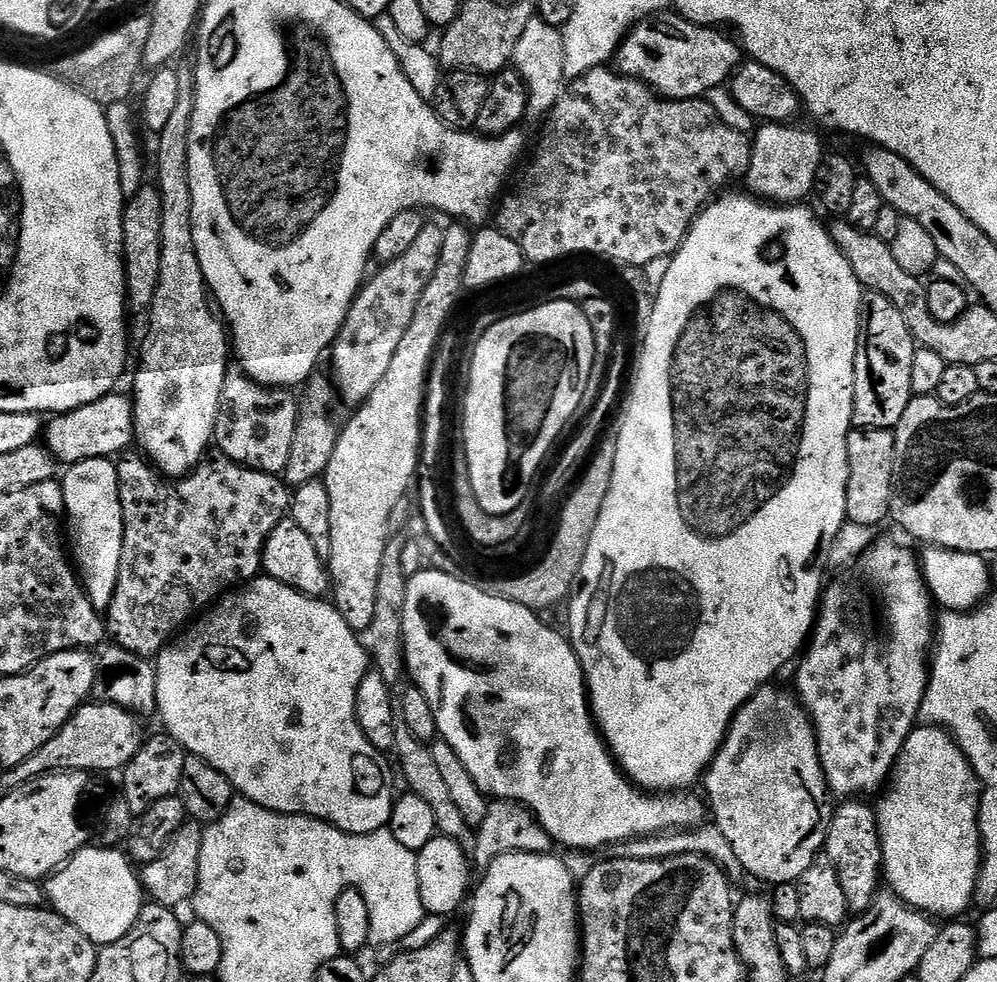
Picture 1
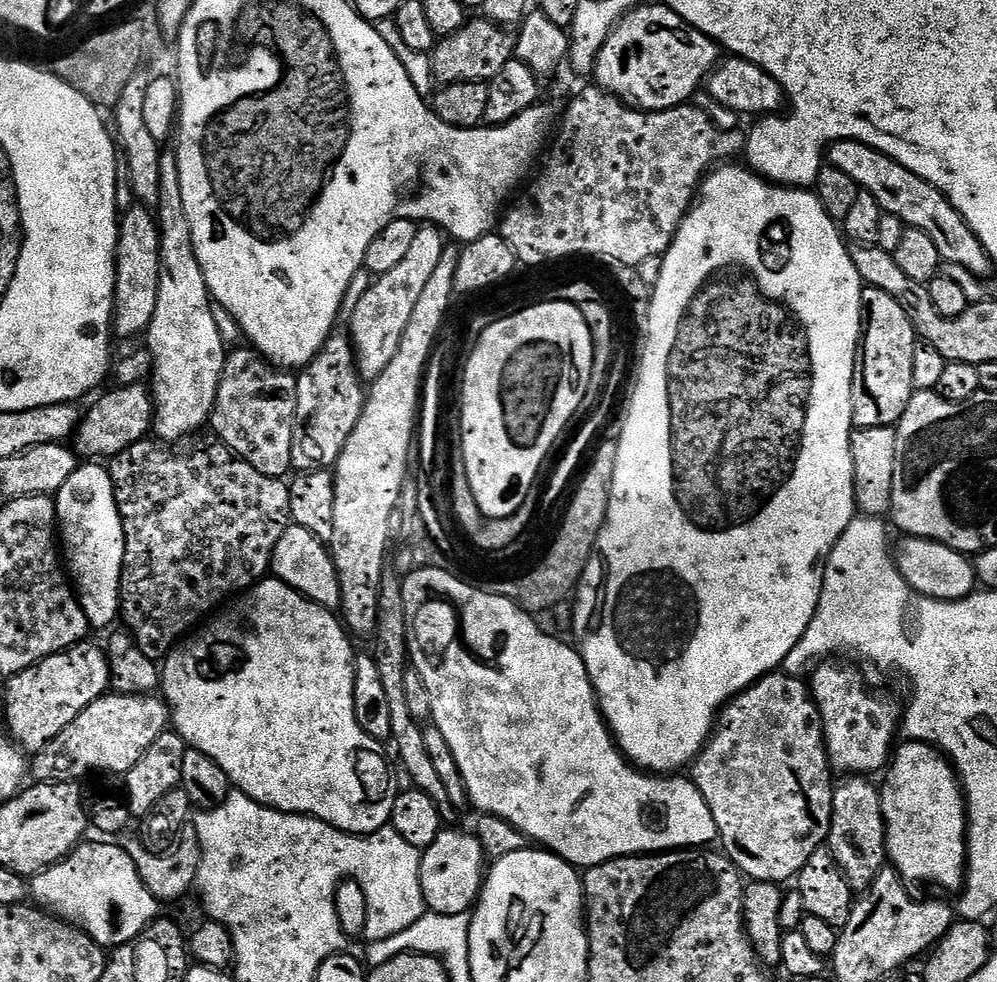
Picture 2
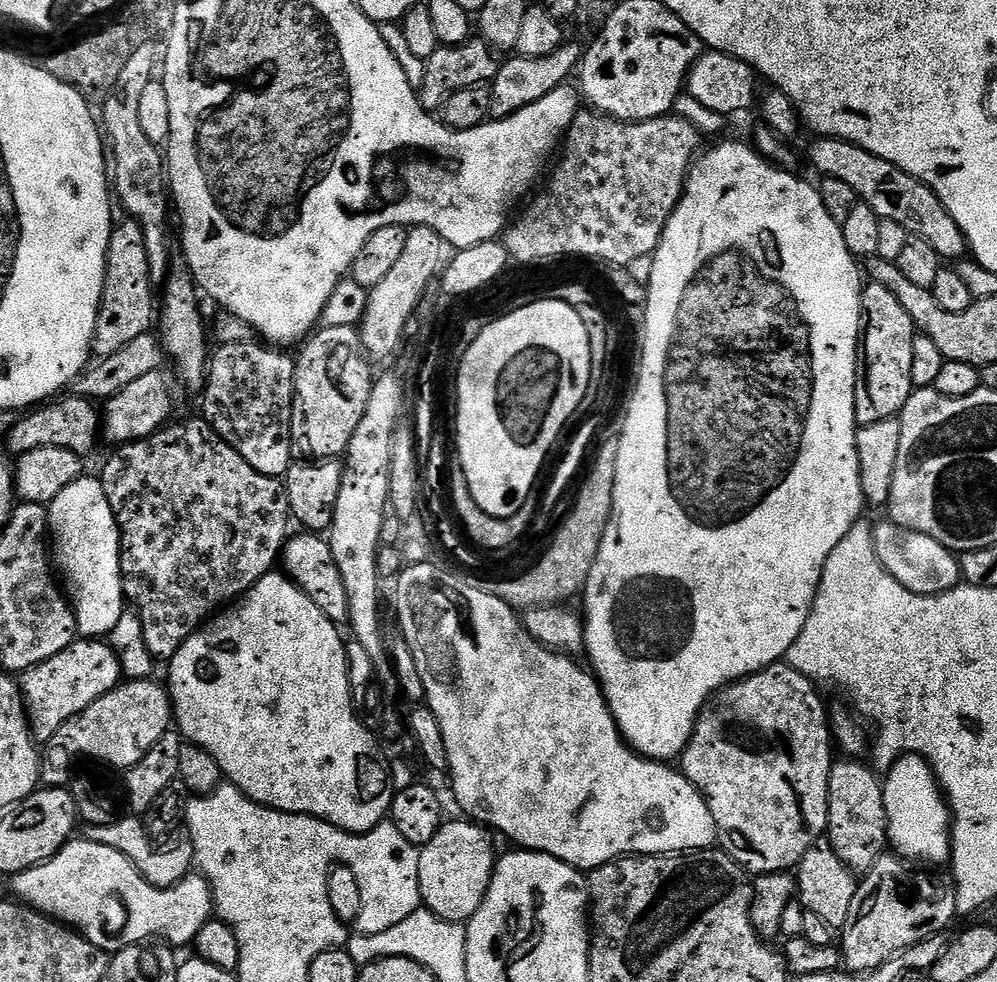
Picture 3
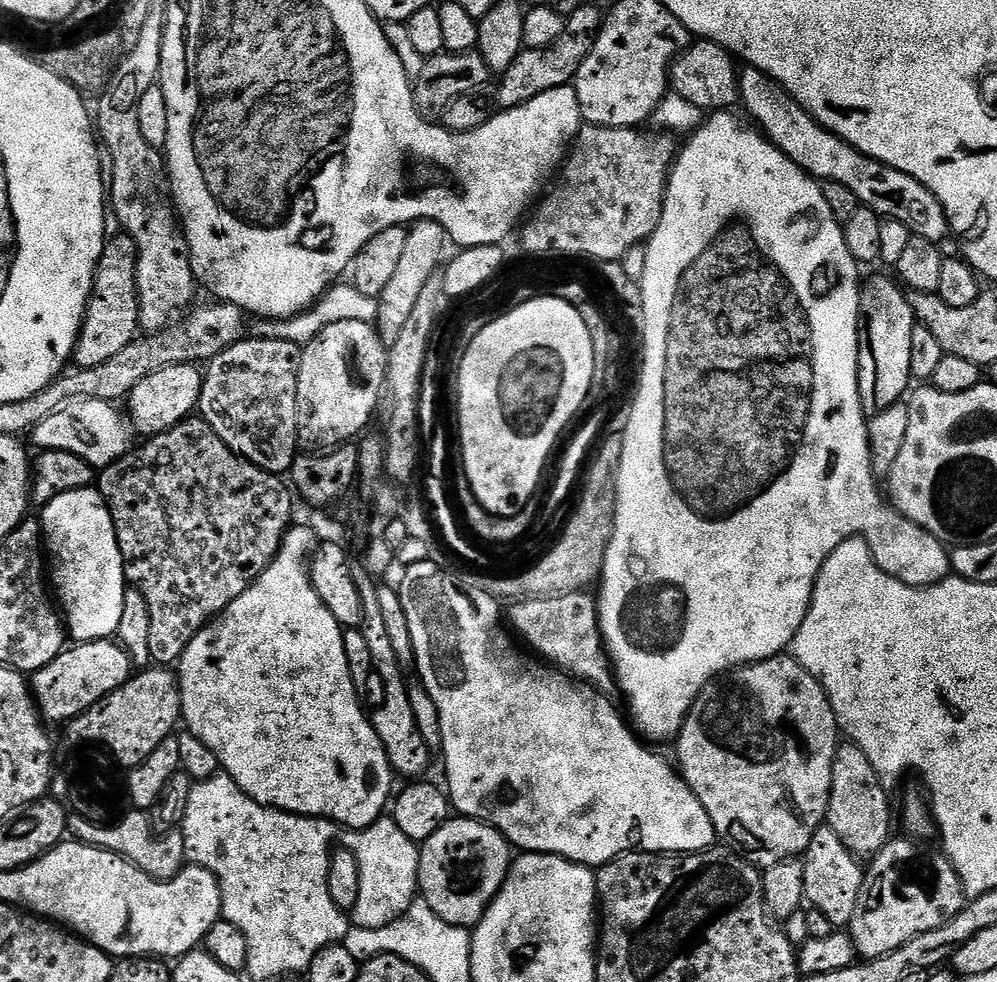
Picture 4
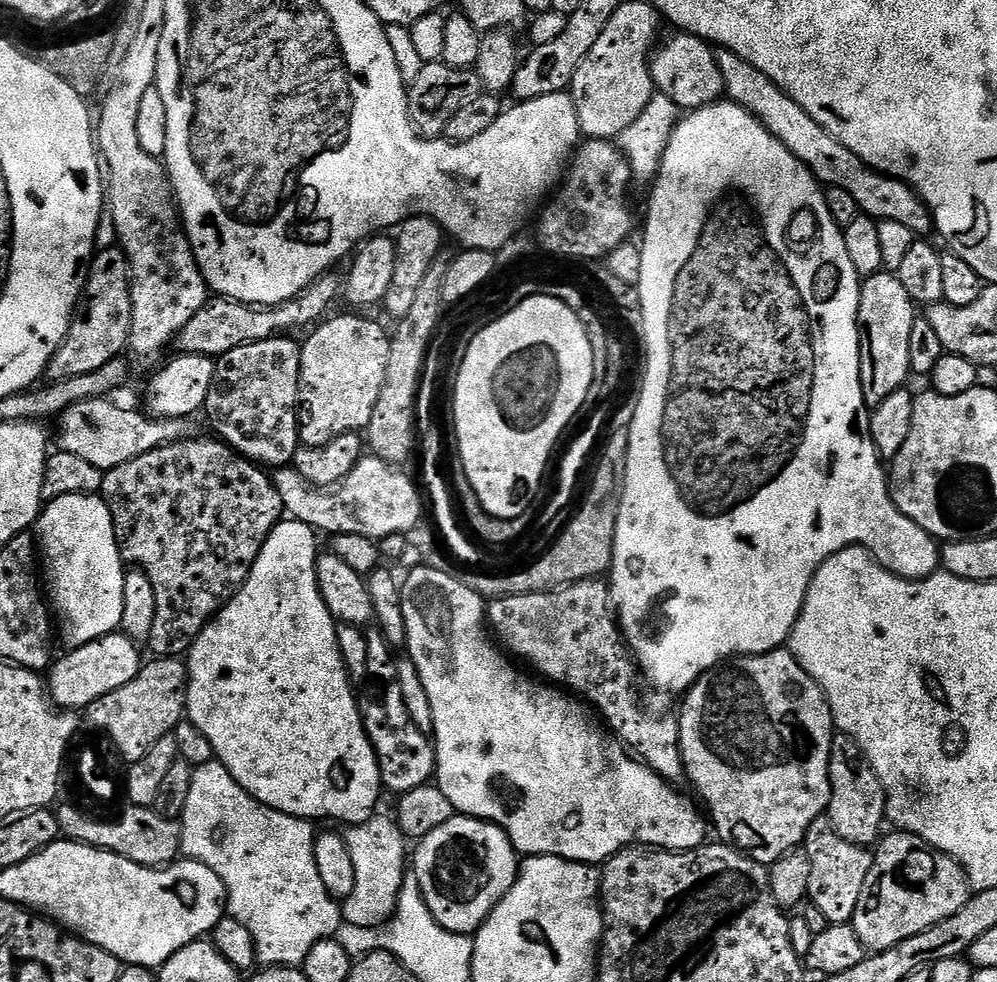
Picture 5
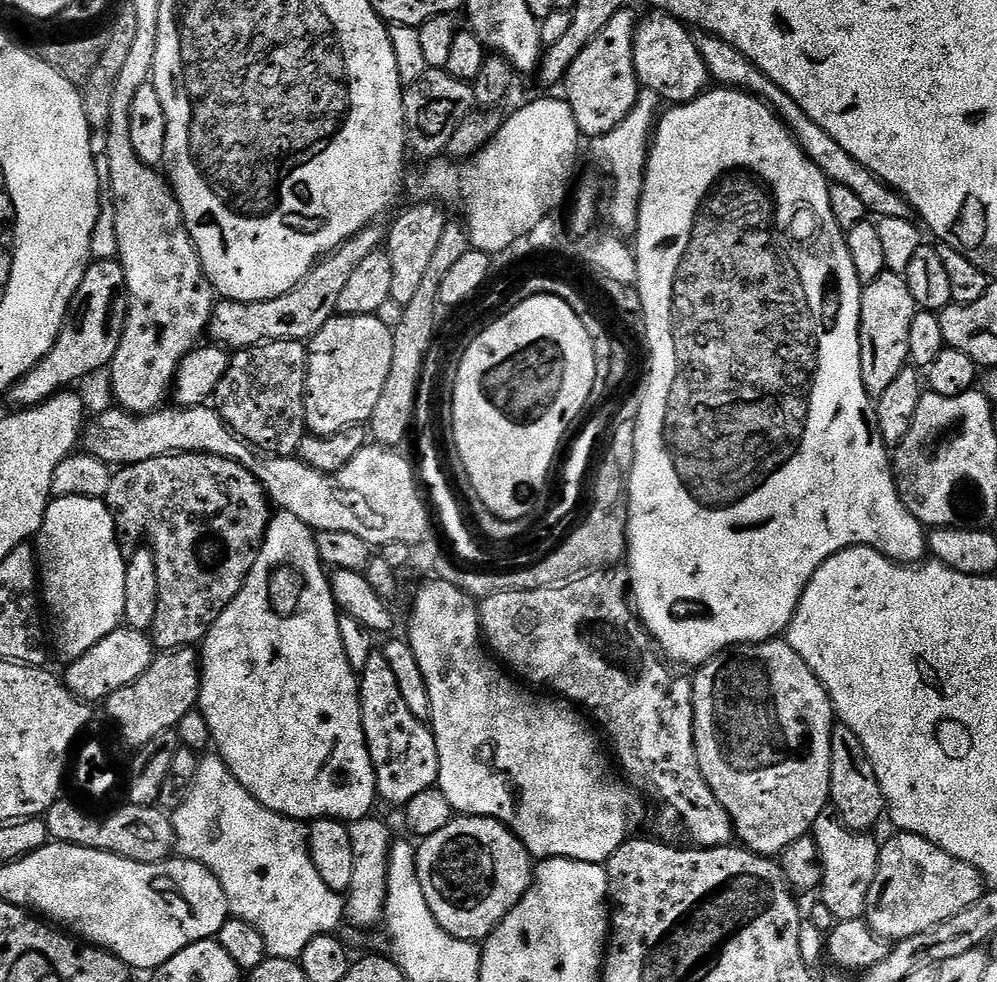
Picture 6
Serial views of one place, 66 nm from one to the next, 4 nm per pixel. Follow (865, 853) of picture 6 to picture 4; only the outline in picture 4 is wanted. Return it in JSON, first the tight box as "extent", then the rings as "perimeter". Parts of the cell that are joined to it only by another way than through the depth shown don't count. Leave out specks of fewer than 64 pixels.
{"extent":[802,826,865,929],"perimeter":[[[821,826],[810,838],[810,846],[802,854],[804,861],[804,899],[811,907],[822,910],[830,918],[833,929],[847,929],[854,918],[854,906],[858,906],[858,894],[862,890],[865,865],[846,846],[834,830]]]}

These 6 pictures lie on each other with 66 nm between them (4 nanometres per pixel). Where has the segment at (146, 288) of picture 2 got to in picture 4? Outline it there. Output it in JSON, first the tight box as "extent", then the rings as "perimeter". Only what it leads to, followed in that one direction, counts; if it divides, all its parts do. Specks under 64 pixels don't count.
{"extent":[72,235,141,368],"perimeter":[[[109,235],[105,239],[104,249],[96,263],[92,293],[88,299],[88,309],[84,312],[84,324],[80,327],[76,349],[72,352],[76,368],[102,366],[102,362],[107,362],[124,347],[130,346],[130,342],[137,339],[141,331],[140,299],[136,285],[136,247],[128,235],[119,235]]]}

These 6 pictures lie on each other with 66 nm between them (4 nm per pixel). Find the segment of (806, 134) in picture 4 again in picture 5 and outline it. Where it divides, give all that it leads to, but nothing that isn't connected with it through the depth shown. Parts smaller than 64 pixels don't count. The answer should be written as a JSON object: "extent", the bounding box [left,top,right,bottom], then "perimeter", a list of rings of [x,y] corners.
{"extent":[716,50,933,234],"perimeter":[[[720,50],[716,52],[716,61],[718,70],[722,70],[727,99],[757,116],[762,126],[766,126],[766,130],[770,130],[770,134],[774,134],[774,138],[778,138],[778,142],[782,142],[782,146],[786,146],[786,150],[790,150],[790,154],[794,154],[798,162],[808,167],[821,185],[847,190],[854,197],[854,202],[858,202],[861,213],[871,216],[877,222],[902,222],[902,226],[917,234],[933,231],[932,213],[926,202],[905,180],[885,176],[864,164],[862,158],[854,154],[854,150],[846,150],[846,146],[834,139],[821,124],[814,122],[814,118],[810,118],[810,114],[806,114],[806,110],[802,110],[802,106],[798,106],[798,102],[794,102],[790,94],[786,94],[774,81],[766,78],[766,74],[758,70],[758,66],[750,66],[746,58],[738,58],[738,54]]]}

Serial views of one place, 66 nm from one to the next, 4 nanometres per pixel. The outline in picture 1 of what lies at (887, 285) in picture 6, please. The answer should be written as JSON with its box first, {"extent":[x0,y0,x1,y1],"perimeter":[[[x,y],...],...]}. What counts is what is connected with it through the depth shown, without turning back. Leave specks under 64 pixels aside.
{"extent":[854,291,917,428],"perimeter":[[[865,291],[862,296],[862,327],[860,349],[854,366],[854,424],[857,428],[891,428],[906,414],[906,406],[914,398],[910,378],[917,350],[915,338],[906,326],[906,318],[886,298],[877,292]]]}

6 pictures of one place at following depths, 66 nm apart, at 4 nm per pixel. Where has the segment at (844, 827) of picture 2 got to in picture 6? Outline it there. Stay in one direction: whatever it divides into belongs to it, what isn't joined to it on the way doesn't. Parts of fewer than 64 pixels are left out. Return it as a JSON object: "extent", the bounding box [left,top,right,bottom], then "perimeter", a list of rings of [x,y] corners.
{"extent":[830,723,886,833],"perimeter":[[[842,723],[833,727],[830,738],[830,804],[840,821],[855,832],[871,833],[872,827],[886,816],[882,786],[878,786],[874,766],[866,754],[866,746],[862,746],[854,730]]]}

